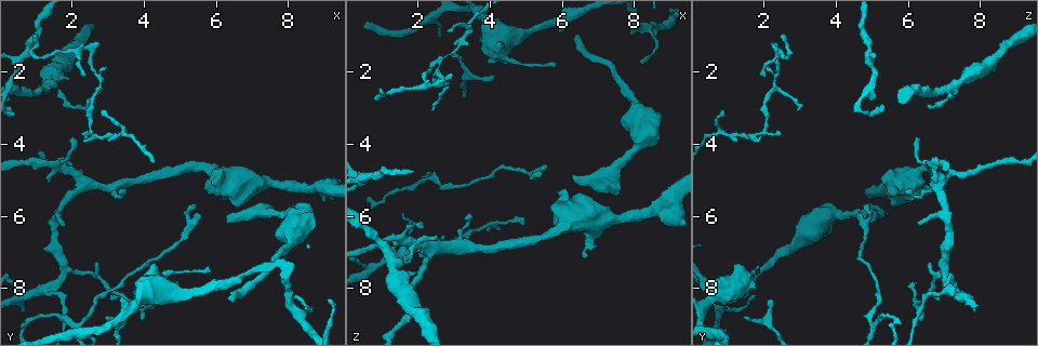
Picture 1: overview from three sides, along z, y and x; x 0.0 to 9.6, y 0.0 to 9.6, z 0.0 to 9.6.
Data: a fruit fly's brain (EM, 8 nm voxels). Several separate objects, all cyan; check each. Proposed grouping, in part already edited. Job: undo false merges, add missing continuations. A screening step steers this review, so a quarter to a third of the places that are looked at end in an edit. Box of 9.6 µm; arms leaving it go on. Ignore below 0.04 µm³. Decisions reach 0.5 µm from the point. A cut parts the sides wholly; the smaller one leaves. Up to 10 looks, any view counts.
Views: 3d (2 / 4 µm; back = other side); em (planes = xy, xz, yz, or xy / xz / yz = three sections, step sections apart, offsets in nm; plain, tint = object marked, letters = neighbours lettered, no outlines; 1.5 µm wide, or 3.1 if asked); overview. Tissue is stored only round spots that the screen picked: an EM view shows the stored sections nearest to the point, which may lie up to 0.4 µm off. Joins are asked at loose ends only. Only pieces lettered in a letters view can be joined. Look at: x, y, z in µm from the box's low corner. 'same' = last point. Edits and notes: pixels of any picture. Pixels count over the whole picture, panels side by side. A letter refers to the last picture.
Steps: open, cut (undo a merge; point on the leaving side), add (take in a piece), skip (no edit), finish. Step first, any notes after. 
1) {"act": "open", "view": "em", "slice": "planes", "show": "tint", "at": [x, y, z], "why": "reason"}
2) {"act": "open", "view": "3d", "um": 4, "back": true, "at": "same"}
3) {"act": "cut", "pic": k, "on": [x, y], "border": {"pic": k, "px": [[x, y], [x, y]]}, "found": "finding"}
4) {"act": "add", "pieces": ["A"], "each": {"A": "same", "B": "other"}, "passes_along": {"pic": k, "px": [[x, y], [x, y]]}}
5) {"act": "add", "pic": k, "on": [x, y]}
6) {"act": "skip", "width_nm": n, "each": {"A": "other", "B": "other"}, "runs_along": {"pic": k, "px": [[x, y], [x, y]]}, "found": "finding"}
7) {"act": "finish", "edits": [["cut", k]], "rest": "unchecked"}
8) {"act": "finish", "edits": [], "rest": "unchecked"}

{"act": "open", "view": "em", "slice": "xz", "step": 4, "show": "tint", "at": [5.80, 7.35, 1.85], "why": "thin end"}

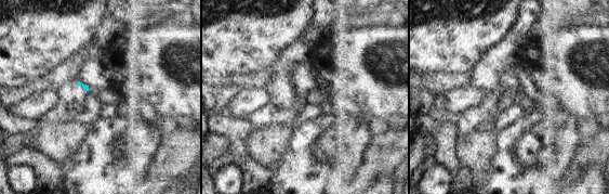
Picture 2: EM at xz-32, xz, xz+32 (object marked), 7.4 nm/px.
{"act": "open", "view": "em", "slice": "planes", "show": "letters", "at": "same", "why": "cut it another way"}

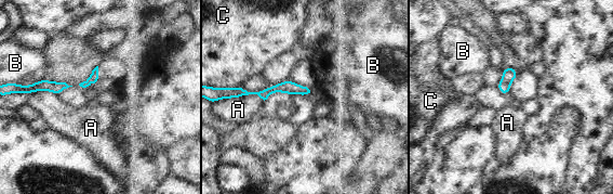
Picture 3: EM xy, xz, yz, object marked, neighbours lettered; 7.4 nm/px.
{"act": "skip", "longest_contact_nm": ["A", 220], "each": {"A": "other", "B": "other", "C": "other"}, "border": {"pic": 3, "px": [[43, 78], [28, 85]]}, "found": "no lettered piece goes on from it"}

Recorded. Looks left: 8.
{"act": "open", "view": "3d", "um": 2, "back": true, "at": [6.30, 6.10, 4.80], "why": "free end"}

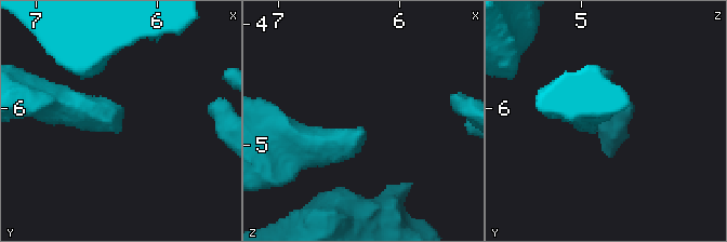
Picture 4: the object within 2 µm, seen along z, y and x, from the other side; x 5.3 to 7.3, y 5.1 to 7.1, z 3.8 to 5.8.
{"act": "open", "view": "em", "slice": "planes", "show": "letters", "at": [6.30, 6.16, 4.88]}

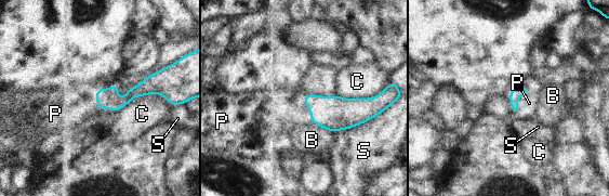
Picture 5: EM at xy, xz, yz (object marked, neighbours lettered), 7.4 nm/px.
{"act": "add", "pieces": ["P"], "each": {"B": "other", "C": "other", "P": "same", "S": "other"}, "found": "it goes on there"}

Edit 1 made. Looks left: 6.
{"act": "open", "view": "em", "slice": "planes", "show": "tint", "at": [3.35, 8.30, 6.80], "why": "tapers out"}

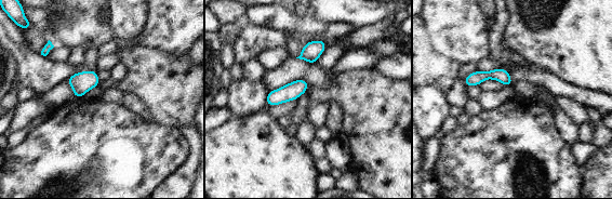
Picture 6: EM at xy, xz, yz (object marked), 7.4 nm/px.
{"act": "open", "view": "em", "slice": "planes", "show": "letters", "at": "same"}

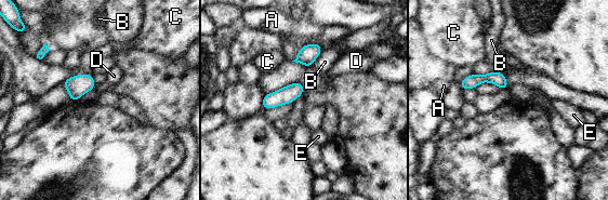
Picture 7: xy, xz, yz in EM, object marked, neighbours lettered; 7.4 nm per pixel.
{"act": "skip", "width_nm": 90, "each": {"A": "other", "B": "other", "C": "other", "D": "other", "E": "other"}, "runs_along": {"pic": 7, "px": [[463, 83], [497, 78], [504, 85]]}, "found": "none of them fits"}

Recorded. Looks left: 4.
{"act": "open", "view": "em", "slice": "planes", "show": "tint", "at": [2.30, 8.95, 5.00], "why": "abrupt turn"}

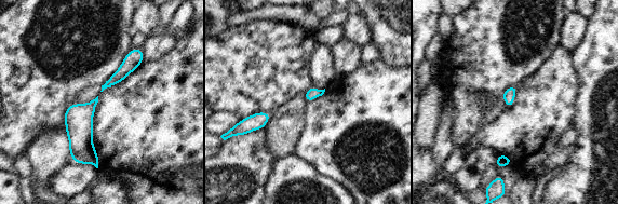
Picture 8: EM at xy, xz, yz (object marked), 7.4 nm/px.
{"act": "open", "view": "em", "slice": "planes", "show": "letters", "at": "same", "why": "see the neighbours"}

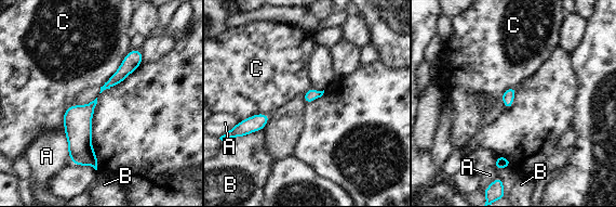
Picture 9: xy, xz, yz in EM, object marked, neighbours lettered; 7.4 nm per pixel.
{"act": "skip", "each": {"A": "other", "B": "other", "C": "other"}, "found": "one neuron here"}

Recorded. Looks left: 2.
{"act": "finish", "edits": [["add", 5]], "rest": "unchecked"}

